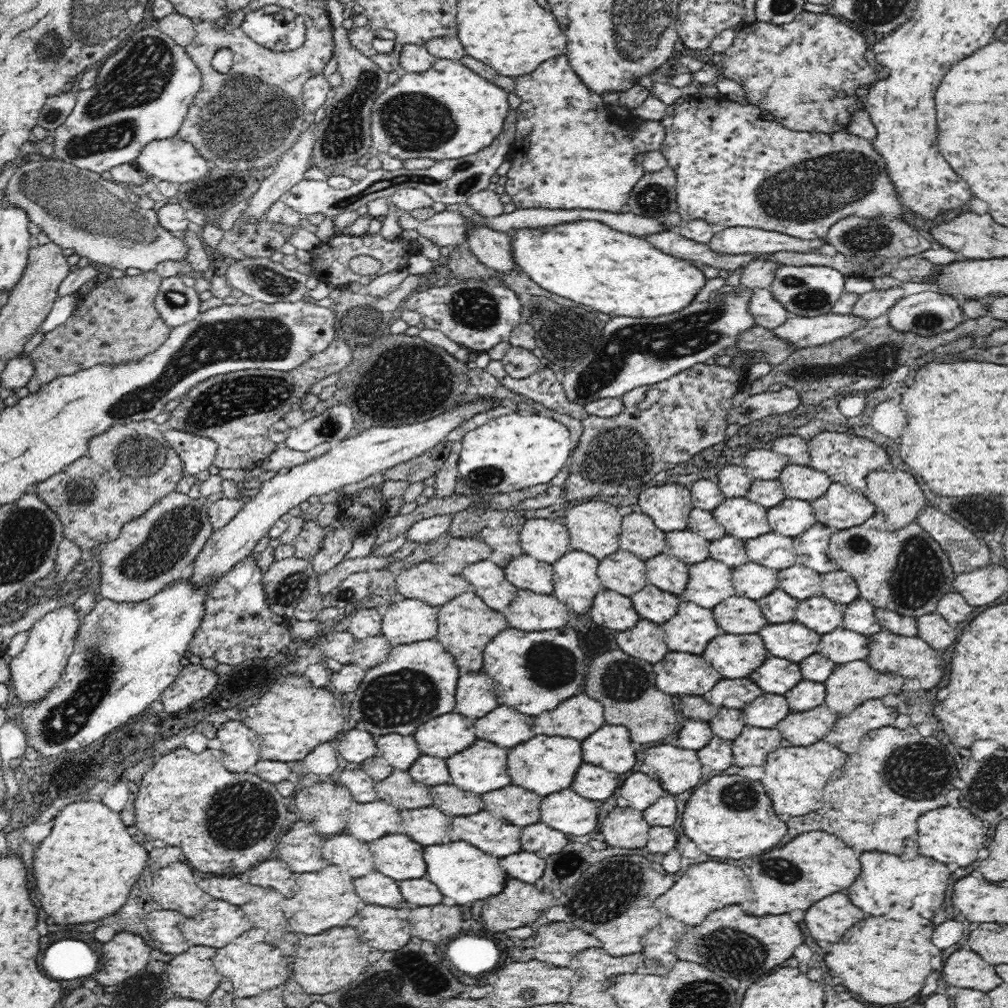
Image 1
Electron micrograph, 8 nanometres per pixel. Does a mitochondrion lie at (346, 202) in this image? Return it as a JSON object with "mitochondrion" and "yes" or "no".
{"mitochondrion":"no"}

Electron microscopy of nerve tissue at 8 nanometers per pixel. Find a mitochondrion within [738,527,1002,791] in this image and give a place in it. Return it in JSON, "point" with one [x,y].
{"point":[919,576]}

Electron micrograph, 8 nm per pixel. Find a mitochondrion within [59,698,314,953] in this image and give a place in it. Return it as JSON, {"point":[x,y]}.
{"point":[239,816]}

